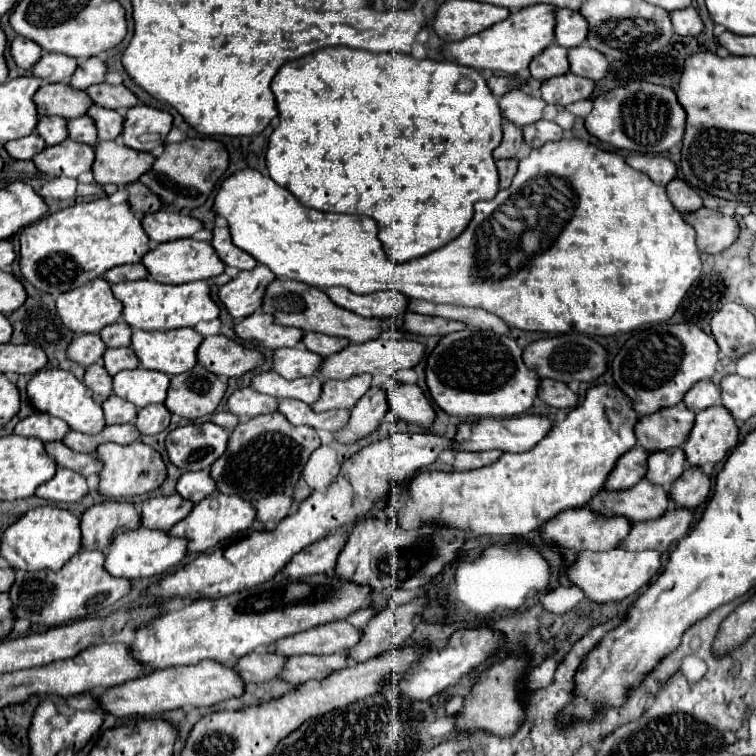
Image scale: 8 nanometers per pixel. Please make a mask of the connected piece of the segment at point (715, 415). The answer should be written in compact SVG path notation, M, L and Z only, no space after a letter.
M722 405L696 413L694 427L684 445L686 461L692 467L724 461L738 445L738 427Z

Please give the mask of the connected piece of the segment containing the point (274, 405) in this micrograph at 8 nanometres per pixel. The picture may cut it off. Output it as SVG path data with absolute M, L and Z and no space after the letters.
M238 389L228 397L228 411L236 417L258 417L264 413L274 413L278 409L278 401L274 397L256 393L254 389Z

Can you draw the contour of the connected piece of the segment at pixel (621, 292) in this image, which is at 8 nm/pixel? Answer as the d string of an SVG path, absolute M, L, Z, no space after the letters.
M560 139L554 143L542 145L540 149L532 149L530 155L520 159L518 173L514 175L512 185L508 189L500 189L490 201L478 201L474 205L476 213L460 237L456 237L454 241L450 241L442 249L432 251L430 255L410 259L402 265L394 263L384 253L380 241L376 239L376 233L378 233L376 221L372 221L370 217L336 215L336 213L332 215L332 213L320 213L320 211L308 209L288 189L280 187L270 175L264 175L256 169L242 169L242 171L232 173L220 185L220 189L214 197L212 211L214 211L214 215L226 219L232 243L238 249L250 253L258 263L266 265L274 275L286 275L288 279L296 279L296 281L308 283L312 287L336 287L338 285L338 287L352 289L354 293L374 293L374 291L390 289L390 291L398 291L398 293L406 295L408 299L424 299L424 301L432 301L436 304L462 305L462 307L480 307L480 309L486 309L488 313L494 313L496 317L500 317L508 327L512 327L512 329L516 327L520 331L538 331L538 333L578 331L578 333L586 333L586 335L608 337L608 335L616 335L616 333L628 333L644 323L668 321L674 315L684 293L700 277L700 269L702 269L700 255L698 255L698 249L694 243L694 229L684 223L682 215L676 213L676 209L672 209L672 203L668 201L666 189L660 185L652 185L652 181L648 181L648 177L644 177L644 173L634 171L632 167L624 165L624 157L620 153L602 151L596 145L580 141L580 139Z

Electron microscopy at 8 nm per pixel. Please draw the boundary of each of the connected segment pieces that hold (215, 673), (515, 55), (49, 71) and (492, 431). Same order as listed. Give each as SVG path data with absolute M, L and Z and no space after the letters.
M200 661L200 665L162 669L156 673L142 675L138 679L126 681L116 687L108 687L104 693L96 695L100 707L118 717L118 719L134 719L134 717L154 717L164 711L180 709L184 705L192 707L212 707L214 703L226 701L230 697L240 697L244 693L244 685L236 673L232 673L226 665L216 665L214 661Z
M548 5L526 7L478 35L472 35L456 43L444 43L442 55L452 57L458 65L464 65L476 71L490 69L490 71L502 71L502 73L514 75L522 69L528 69L528 63L532 61L532 57L552 43L552 23L554 23L552 13L554 13L554 7L548 7Z
M42 53L40 61L32 67L32 75L44 83L62 83L76 71L76 59L64 57L62 53Z
M522 415L522 417L512 417L512 419L476 419L476 421L466 421L458 427L458 433L454 437L456 441L456 451L508 451L508 453L522 453L532 449L540 439L548 435L552 427L552 421L548 417L540 415Z

